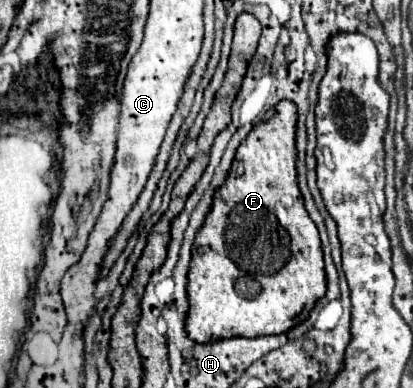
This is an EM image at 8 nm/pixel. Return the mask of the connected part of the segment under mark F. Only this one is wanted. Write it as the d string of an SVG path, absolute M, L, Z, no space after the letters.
M280 100L252 128L236 148L232 168L220 188L214 190L212 206L196 232L188 270L186 334L196 342L262 334L282 334L310 314L318 298L326 294L326 274L316 224L310 220L296 184L296 106Z

